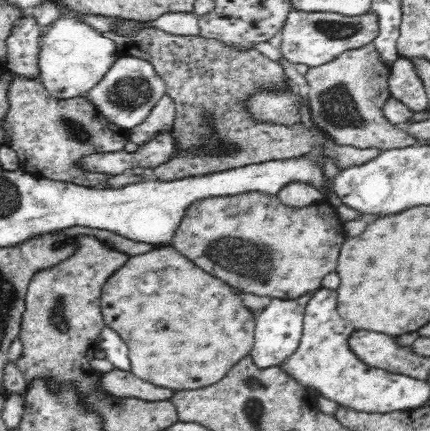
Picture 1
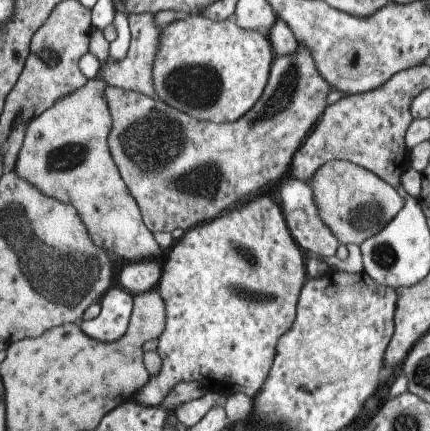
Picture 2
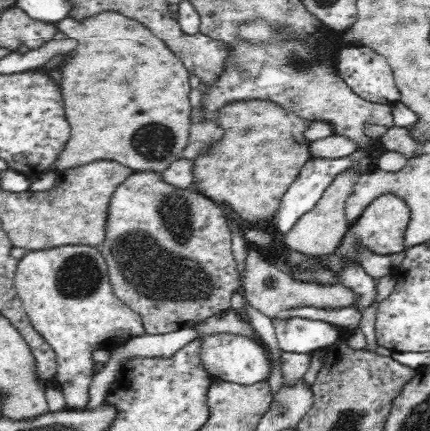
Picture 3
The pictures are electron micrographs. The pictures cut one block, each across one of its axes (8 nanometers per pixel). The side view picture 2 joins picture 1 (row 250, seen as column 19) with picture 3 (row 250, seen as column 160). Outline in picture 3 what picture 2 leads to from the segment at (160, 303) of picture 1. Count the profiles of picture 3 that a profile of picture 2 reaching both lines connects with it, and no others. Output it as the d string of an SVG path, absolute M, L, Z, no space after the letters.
M248 248L248 258L246 258L246 270L244 270L244 288L246 288L246 300L252 308L260 310L260 314L266 314L268 318L278 318L284 310L290 308L304 308L304 306L312 306L312 308L346 308L352 306L352 302L356 300L356 294L342 286L342 284L334 284L334 286L320 286L320 284L308 284L308 282L296 282L292 280L284 268L276 266L274 262L268 260L268 256L264 256L262 250L258 248Z

